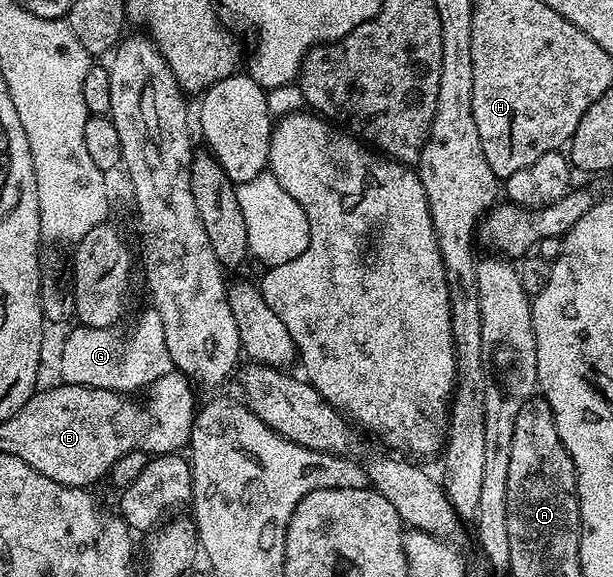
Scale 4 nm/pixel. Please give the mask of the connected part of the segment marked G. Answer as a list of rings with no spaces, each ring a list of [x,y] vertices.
[[[147,307],[129,326],[126,334],[115,327],[75,325],[63,351],[63,383],[87,388],[109,389],[121,394],[134,394],[173,371],[170,352],[166,347],[162,320],[153,307]]]

